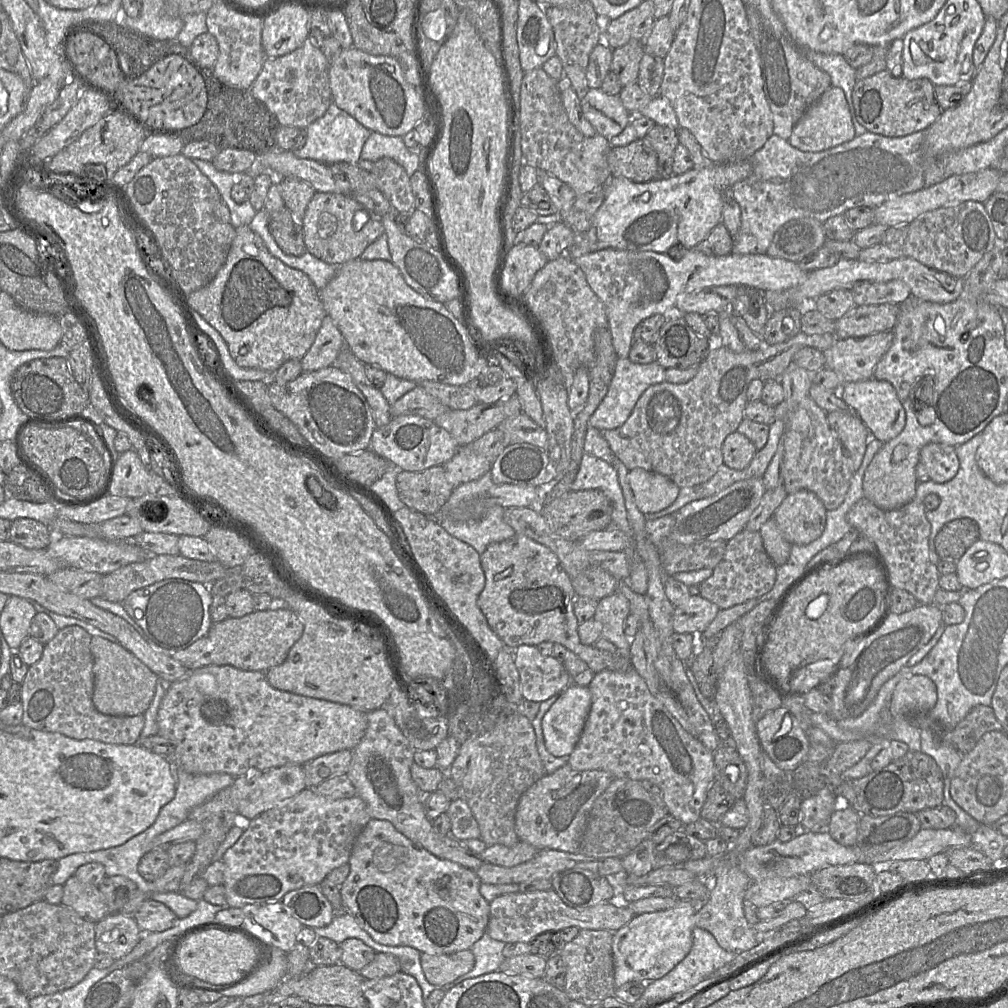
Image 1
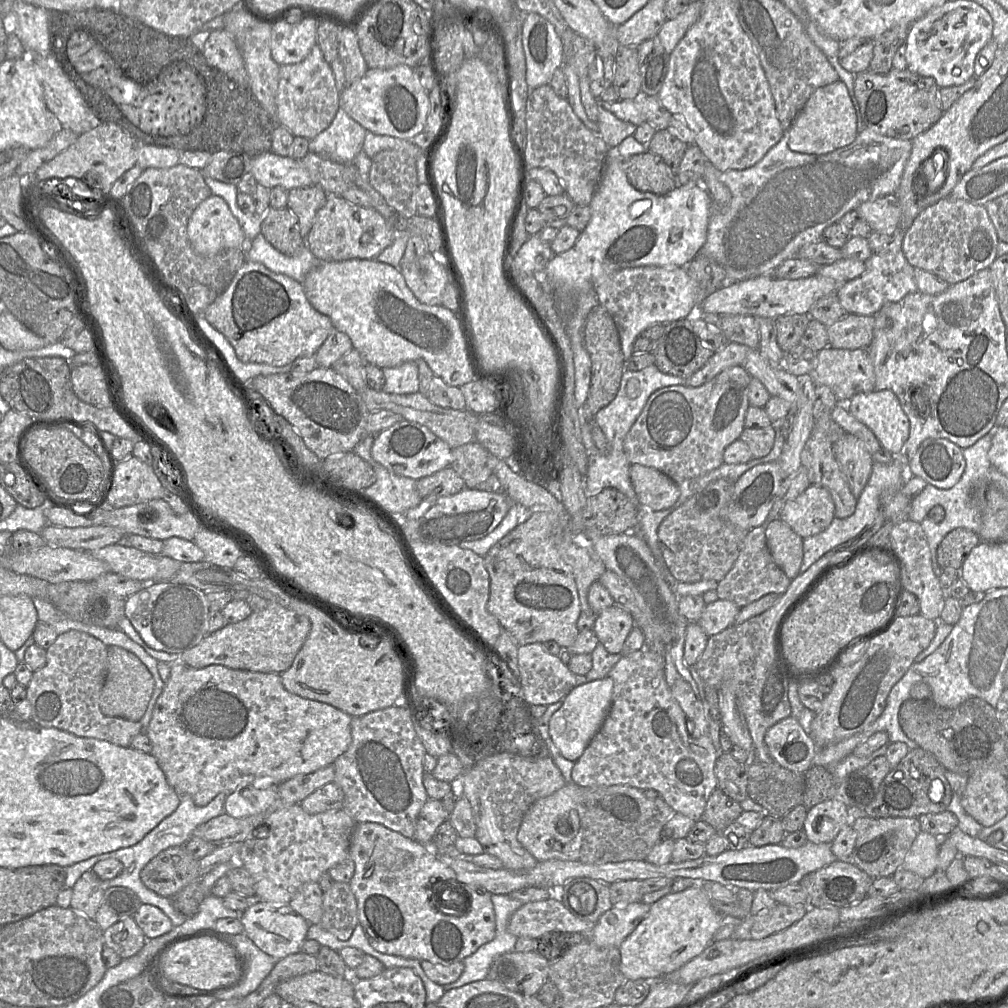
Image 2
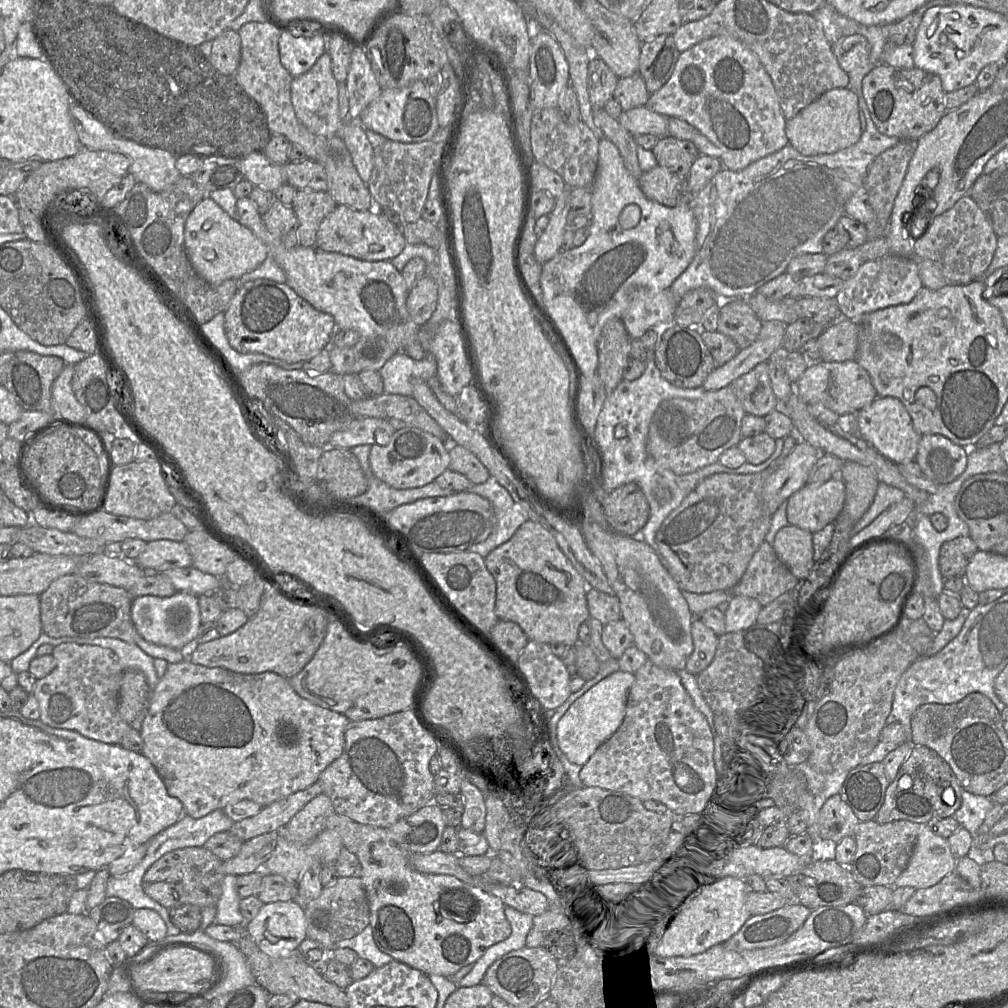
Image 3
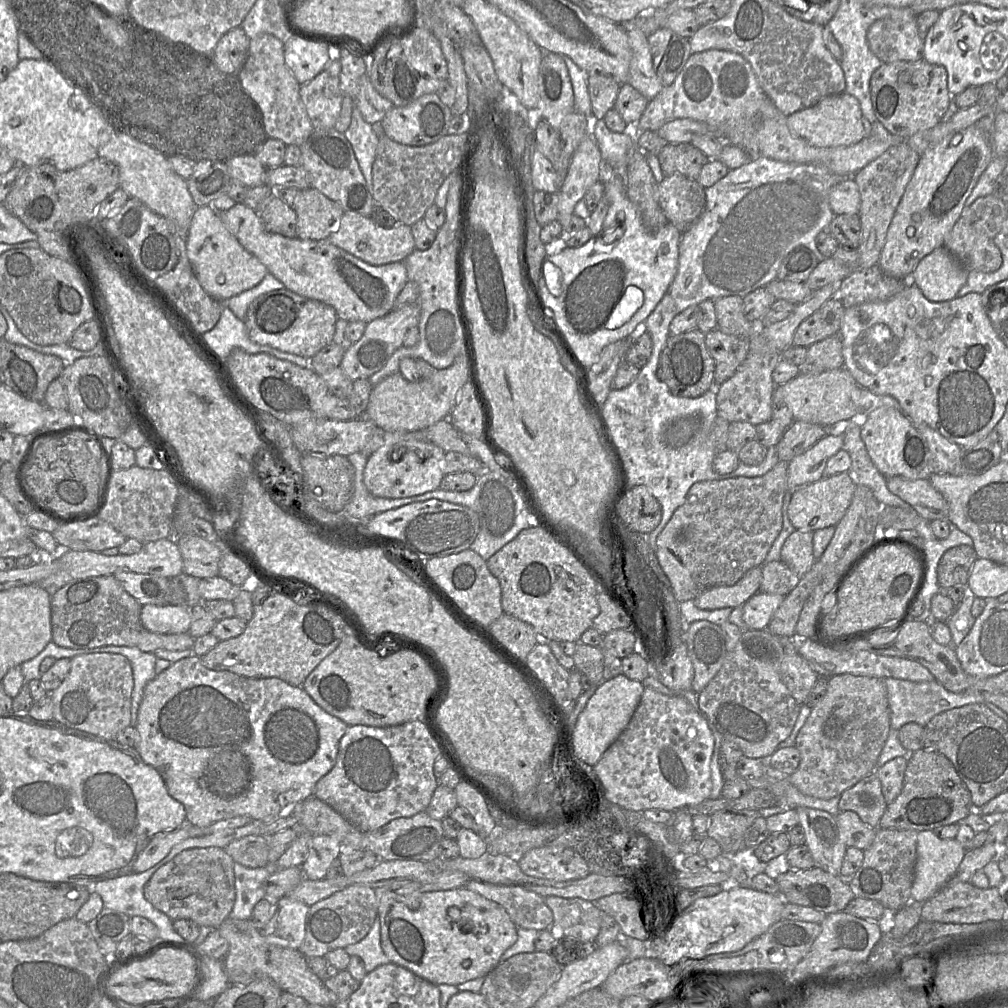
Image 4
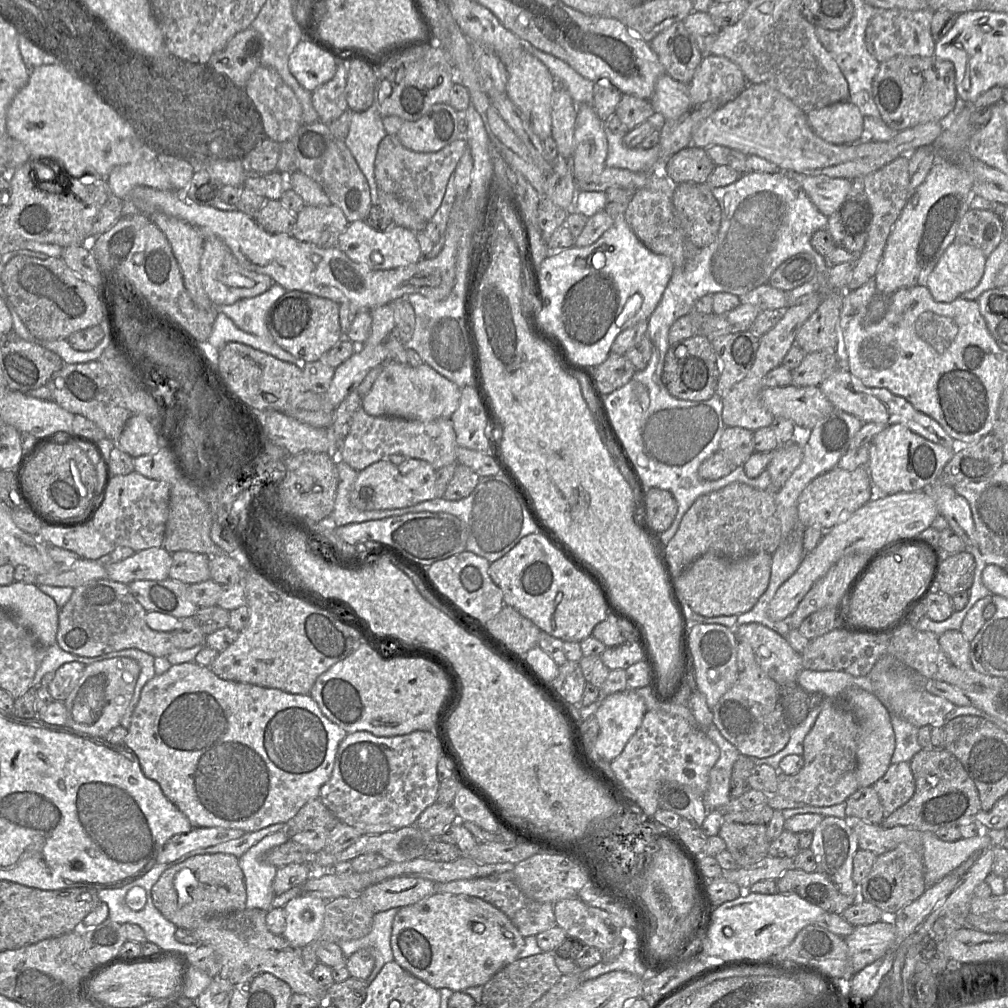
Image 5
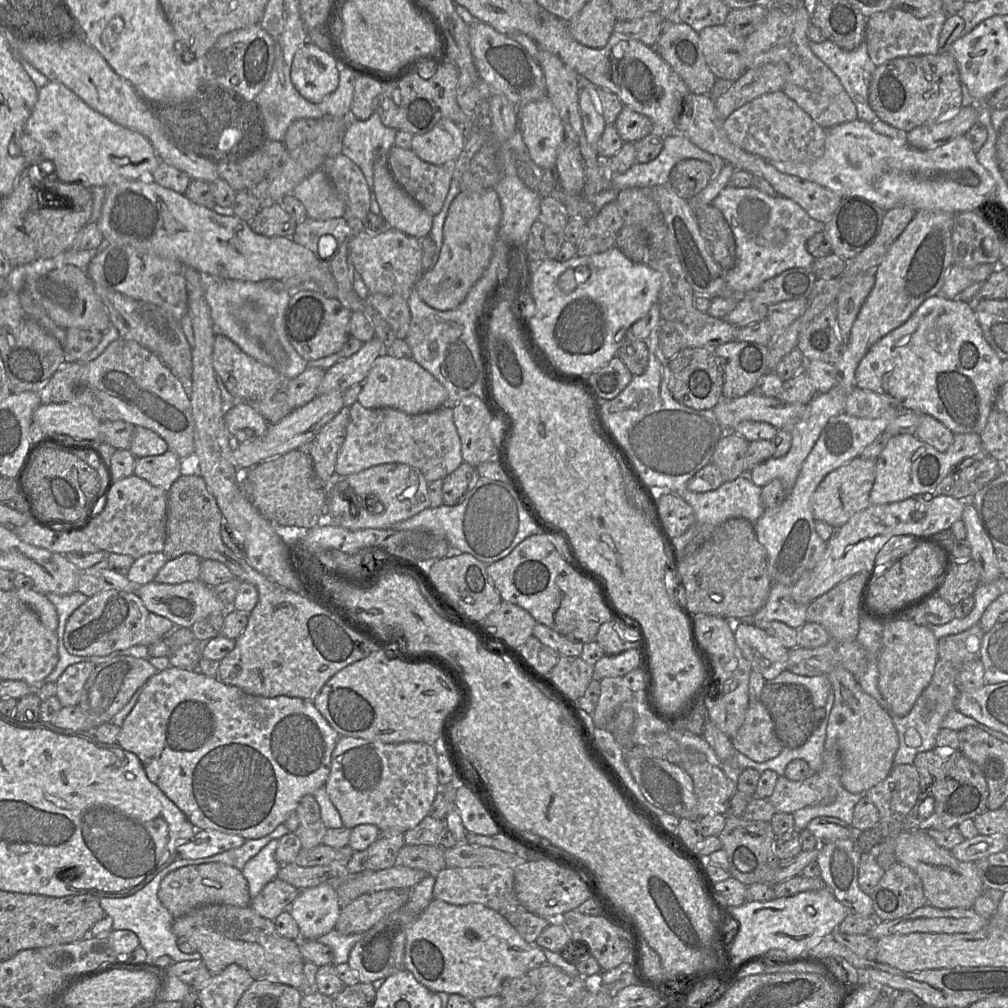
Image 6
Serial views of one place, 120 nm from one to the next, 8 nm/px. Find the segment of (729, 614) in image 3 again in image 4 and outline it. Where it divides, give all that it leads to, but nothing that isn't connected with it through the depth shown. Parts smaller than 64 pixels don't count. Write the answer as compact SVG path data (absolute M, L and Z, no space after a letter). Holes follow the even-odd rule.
M758 592L743 605L743 620L750 629L764 629L783 602L785 596Z

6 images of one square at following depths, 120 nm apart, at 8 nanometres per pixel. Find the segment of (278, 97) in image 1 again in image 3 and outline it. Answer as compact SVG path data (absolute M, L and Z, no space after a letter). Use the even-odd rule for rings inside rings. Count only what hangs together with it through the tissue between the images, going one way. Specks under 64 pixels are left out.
M326 52L305 74L291 82L291 102L298 120L317 136L333 137L340 134L342 119L339 116L338 82L331 69L331 58Z

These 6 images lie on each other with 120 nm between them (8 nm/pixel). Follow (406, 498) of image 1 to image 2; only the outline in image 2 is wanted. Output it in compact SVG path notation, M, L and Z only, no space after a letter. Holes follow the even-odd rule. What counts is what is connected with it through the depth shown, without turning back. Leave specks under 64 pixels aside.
M451 467L417 480L417 491L422 499L427 496L453 495L464 488L464 480Z

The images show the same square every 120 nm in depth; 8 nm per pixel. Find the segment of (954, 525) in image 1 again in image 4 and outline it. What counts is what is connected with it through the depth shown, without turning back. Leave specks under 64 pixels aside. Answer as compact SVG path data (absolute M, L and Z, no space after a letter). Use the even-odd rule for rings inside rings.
M959 545L948 549L937 568L937 581L941 590L955 585L966 585L977 554L972 546Z

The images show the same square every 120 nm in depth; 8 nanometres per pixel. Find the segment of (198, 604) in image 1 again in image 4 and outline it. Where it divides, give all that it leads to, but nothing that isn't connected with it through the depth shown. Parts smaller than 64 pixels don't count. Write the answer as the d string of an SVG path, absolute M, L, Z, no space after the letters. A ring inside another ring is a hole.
M181 605L142 606L140 621L145 629L158 634L187 633L191 625L191 608Z

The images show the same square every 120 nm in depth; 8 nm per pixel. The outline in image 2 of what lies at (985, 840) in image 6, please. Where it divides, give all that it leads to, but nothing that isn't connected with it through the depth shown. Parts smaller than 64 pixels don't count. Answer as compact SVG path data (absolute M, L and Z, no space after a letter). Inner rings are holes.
M920 831L905 860L902 864L903 869L926 879L938 870L938 853L941 838Z

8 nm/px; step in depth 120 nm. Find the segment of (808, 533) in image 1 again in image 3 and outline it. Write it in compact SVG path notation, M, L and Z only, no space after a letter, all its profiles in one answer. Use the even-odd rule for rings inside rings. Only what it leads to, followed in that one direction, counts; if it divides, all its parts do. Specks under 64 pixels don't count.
M833 477L823 484L805 484L787 499L787 520L790 525L815 533L834 523L845 501L845 485L841 478Z

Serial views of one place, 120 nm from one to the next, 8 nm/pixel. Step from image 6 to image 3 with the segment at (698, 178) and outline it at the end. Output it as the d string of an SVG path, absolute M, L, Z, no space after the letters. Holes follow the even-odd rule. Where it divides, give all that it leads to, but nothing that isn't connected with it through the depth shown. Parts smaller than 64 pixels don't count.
M671 135L659 137L652 152L659 165L683 178L688 177L692 164L700 155L692 141Z

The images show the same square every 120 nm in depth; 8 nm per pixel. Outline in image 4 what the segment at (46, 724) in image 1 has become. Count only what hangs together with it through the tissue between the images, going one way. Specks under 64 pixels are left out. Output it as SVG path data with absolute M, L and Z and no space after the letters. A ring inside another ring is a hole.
M93 653L77 655L71 660L71 668L60 686L49 692L53 704L53 720L66 727L91 734L104 740L114 740L118 733L130 726L133 674L127 658L119 654Z

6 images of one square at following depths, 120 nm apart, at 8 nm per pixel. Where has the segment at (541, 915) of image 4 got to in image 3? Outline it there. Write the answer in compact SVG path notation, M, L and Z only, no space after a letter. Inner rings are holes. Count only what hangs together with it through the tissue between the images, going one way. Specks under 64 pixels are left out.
M491 883L488 889L484 890L498 897L505 905L532 916L540 915L548 910L544 895L523 886Z

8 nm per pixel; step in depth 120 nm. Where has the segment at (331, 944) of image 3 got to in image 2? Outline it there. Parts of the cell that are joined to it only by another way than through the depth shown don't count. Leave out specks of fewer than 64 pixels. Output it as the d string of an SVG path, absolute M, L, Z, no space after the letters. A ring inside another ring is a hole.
M335 881L323 893L323 914L319 925L338 939L347 940L358 924L358 905L350 884Z

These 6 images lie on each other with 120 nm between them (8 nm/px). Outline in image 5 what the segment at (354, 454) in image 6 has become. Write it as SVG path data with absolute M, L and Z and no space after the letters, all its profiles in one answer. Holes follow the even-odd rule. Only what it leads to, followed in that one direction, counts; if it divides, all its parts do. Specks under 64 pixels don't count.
M359 408L354 415L349 433L338 446L337 460L342 460L357 472L391 455L428 462L435 470L457 463L456 434L450 419L429 422L407 420L394 416L371 416Z

